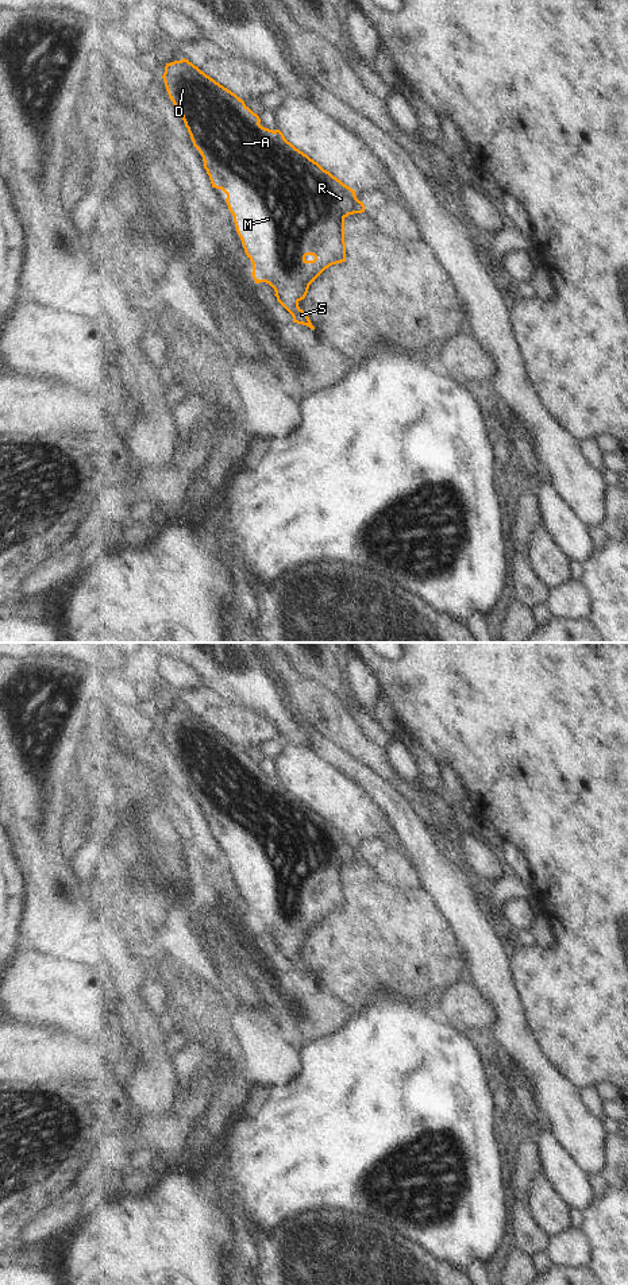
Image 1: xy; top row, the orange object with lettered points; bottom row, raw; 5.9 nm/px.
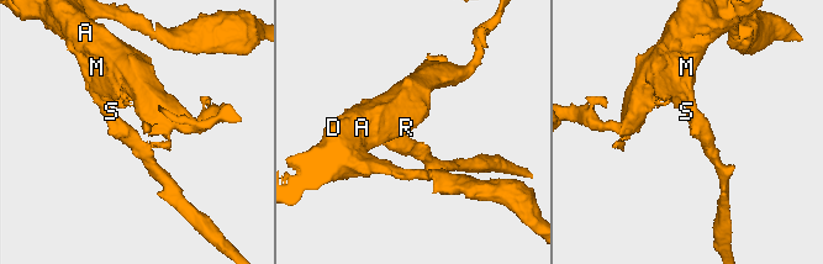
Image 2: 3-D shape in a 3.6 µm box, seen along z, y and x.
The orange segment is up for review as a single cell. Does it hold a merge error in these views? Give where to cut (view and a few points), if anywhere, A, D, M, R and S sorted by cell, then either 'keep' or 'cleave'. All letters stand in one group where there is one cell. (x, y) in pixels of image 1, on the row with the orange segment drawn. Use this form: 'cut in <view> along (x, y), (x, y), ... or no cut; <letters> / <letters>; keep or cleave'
no cut; A D M R S; keep

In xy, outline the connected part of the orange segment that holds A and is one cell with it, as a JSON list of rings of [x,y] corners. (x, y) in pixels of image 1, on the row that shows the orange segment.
[[[188,59],[174,61],[166,63],[165,73],[162,76],[165,81],[165,86],[170,100],[174,104],[176,111],[182,116],[185,127],[190,135],[193,146],[199,150],[204,161],[204,169],[209,175],[212,188],[221,189],[226,194],[226,202],[228,205],[230,212],[234,216],[234,223],[236,227],[236,232],[242,240],[244,252],[247,258],[253,263],[253,278],[255,283],[266,282],[269,283],[274,292],[277,301],[292,315],[293,323],[303,324],[315,329],[308,315],[298,306],[298,302],[305,298],[309,285],[330,266],[346,262],[346,243],[344,243],[344,219],[348,215],[362,213],[365,212],[365,205],[355,196],[355,190],[350,186],[344,185],[340,180],[334,177],[330,171],[324,170],[317,162],[311,159],[307,154],[296,148],[290,142],[288,142],[284,134],[280,130],[269,130],[262,127],[261,119],[257,113],[254,113],[242,99],[239,99],[235,93],[216,82],[213,78],[201,72],[197,66],[194,66]]]

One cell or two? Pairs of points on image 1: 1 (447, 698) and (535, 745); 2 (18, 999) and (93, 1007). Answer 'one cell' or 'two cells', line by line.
1: one cell
2: one cell

